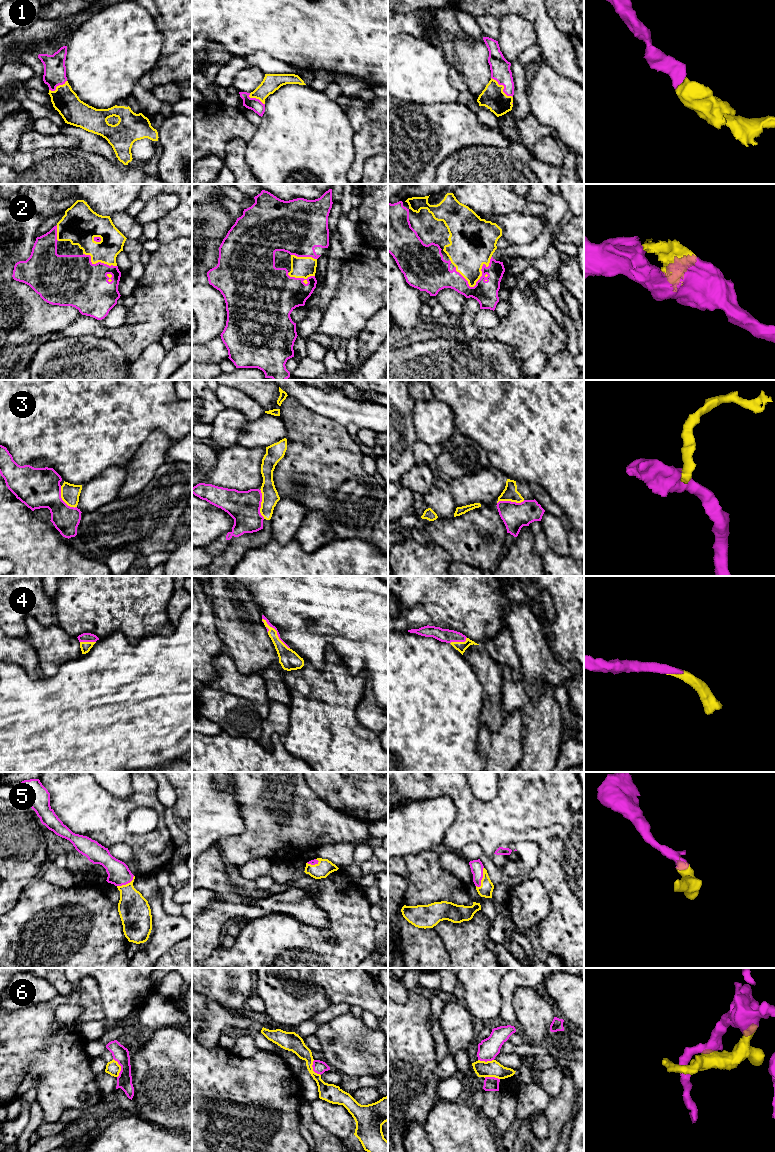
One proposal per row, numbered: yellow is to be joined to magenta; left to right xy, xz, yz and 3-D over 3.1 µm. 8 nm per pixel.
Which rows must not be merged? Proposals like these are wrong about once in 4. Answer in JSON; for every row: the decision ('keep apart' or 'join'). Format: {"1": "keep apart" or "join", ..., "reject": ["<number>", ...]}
{"1": "join", "2": "join", "3": "keep apart", "4": "join", "5": "join", "6": "keep apart", "reject": ["3", "6"]}

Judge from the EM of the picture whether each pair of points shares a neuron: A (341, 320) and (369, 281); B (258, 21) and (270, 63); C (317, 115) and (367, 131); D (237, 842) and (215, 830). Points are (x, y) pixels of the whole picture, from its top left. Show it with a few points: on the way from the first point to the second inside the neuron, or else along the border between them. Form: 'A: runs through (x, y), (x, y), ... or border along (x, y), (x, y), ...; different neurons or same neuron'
A: runs through (349, 310), (362, 291); same neuron
B: border along (244, 55), (264, 51), (270, 56), (288, 64); different neurons
C: border along (345, 112), (353, 130), (353, 147), (355, 149); different neurons
D: border along (244, 821), (240, 833), (224, 836), (216, 843); different neurons

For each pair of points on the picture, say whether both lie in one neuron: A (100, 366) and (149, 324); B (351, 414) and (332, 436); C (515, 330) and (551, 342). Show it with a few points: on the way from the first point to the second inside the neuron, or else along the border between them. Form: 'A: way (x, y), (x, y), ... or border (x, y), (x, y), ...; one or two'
A: border (105, 337), (109, 338), (124, 353), (128, 363); two
B: border (321, 414), (334, 418), (346, 427); two
C: way (524, 330), (536, 330), (542, 333); one

